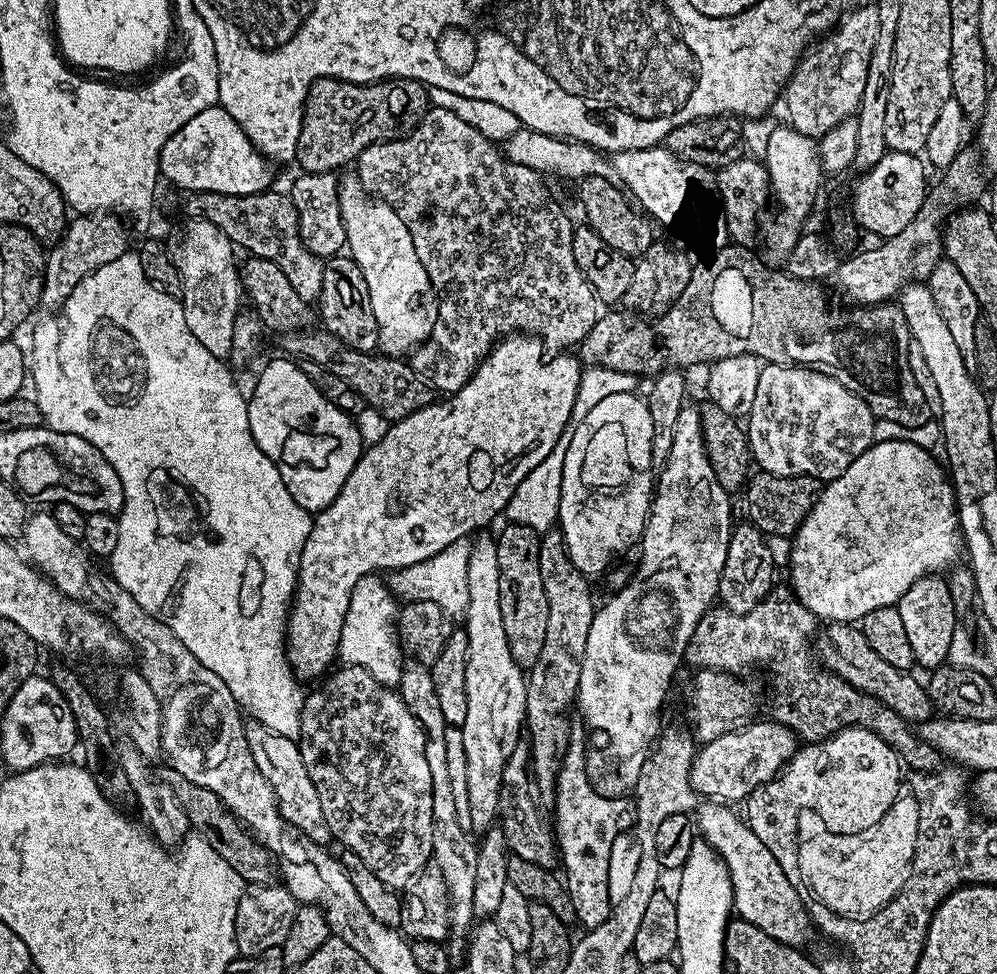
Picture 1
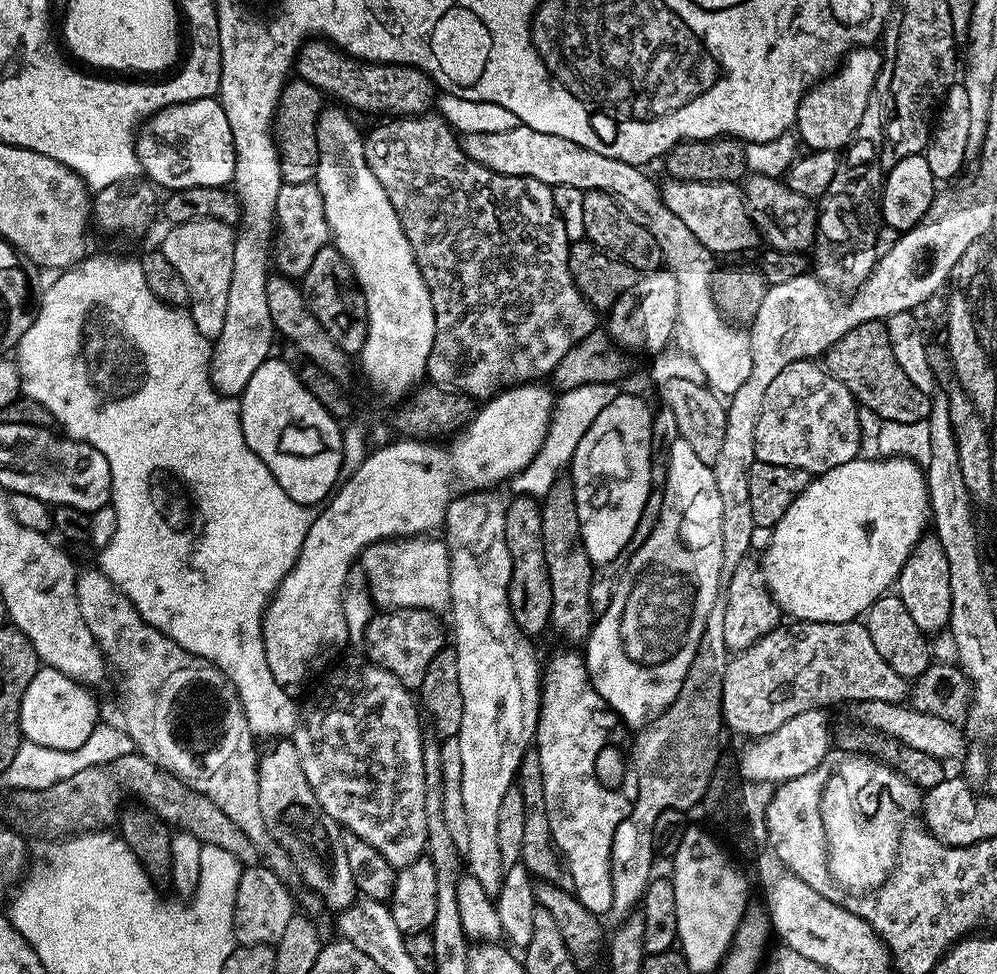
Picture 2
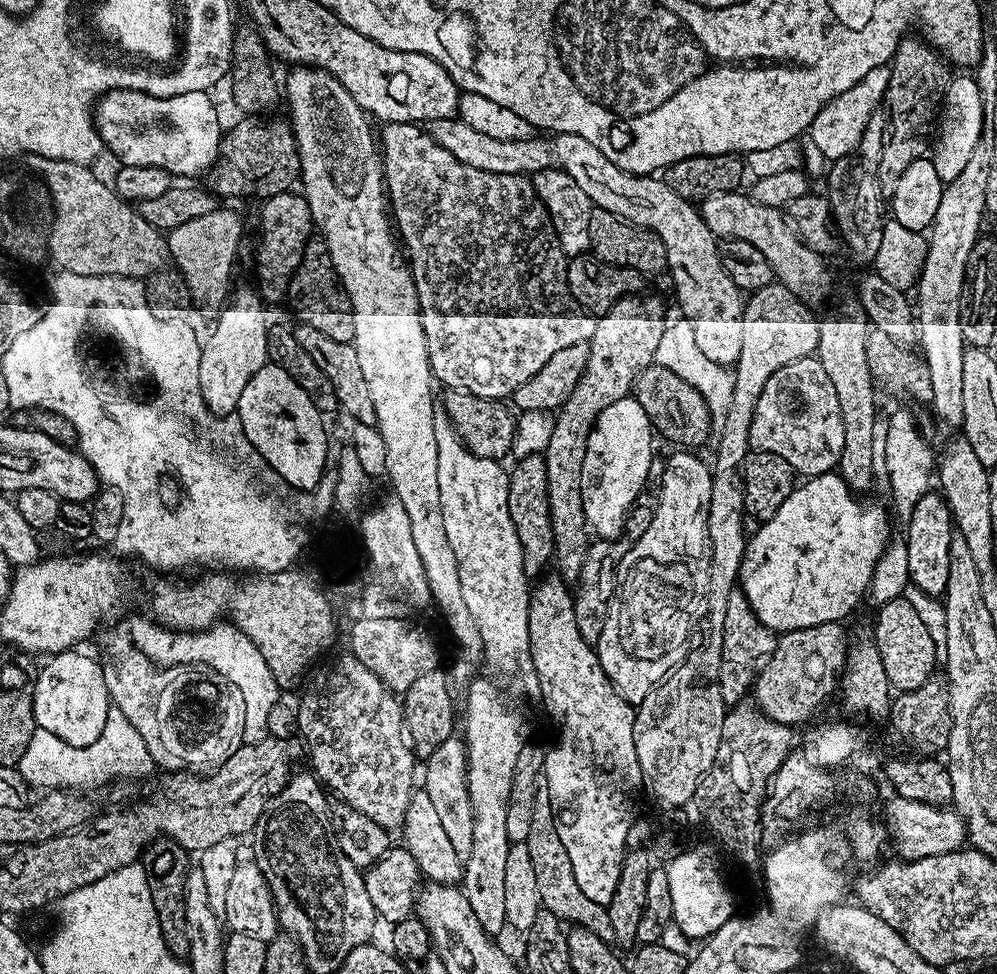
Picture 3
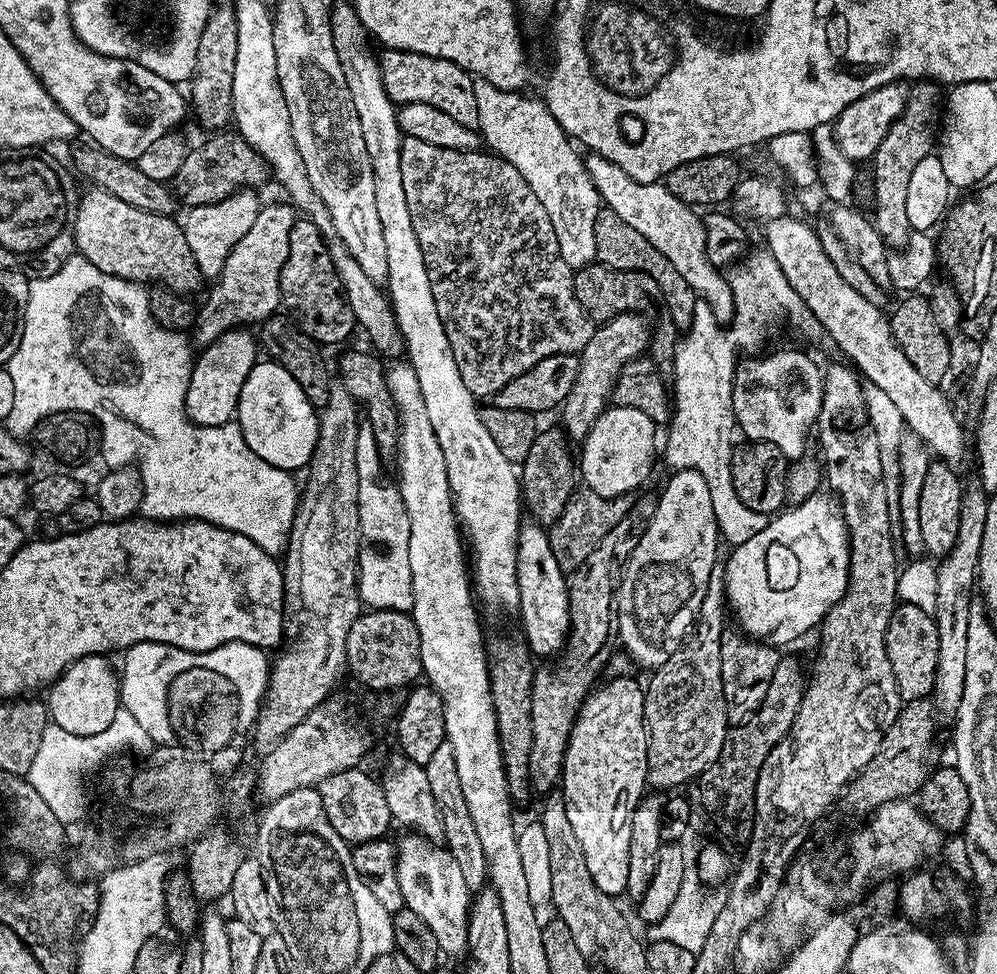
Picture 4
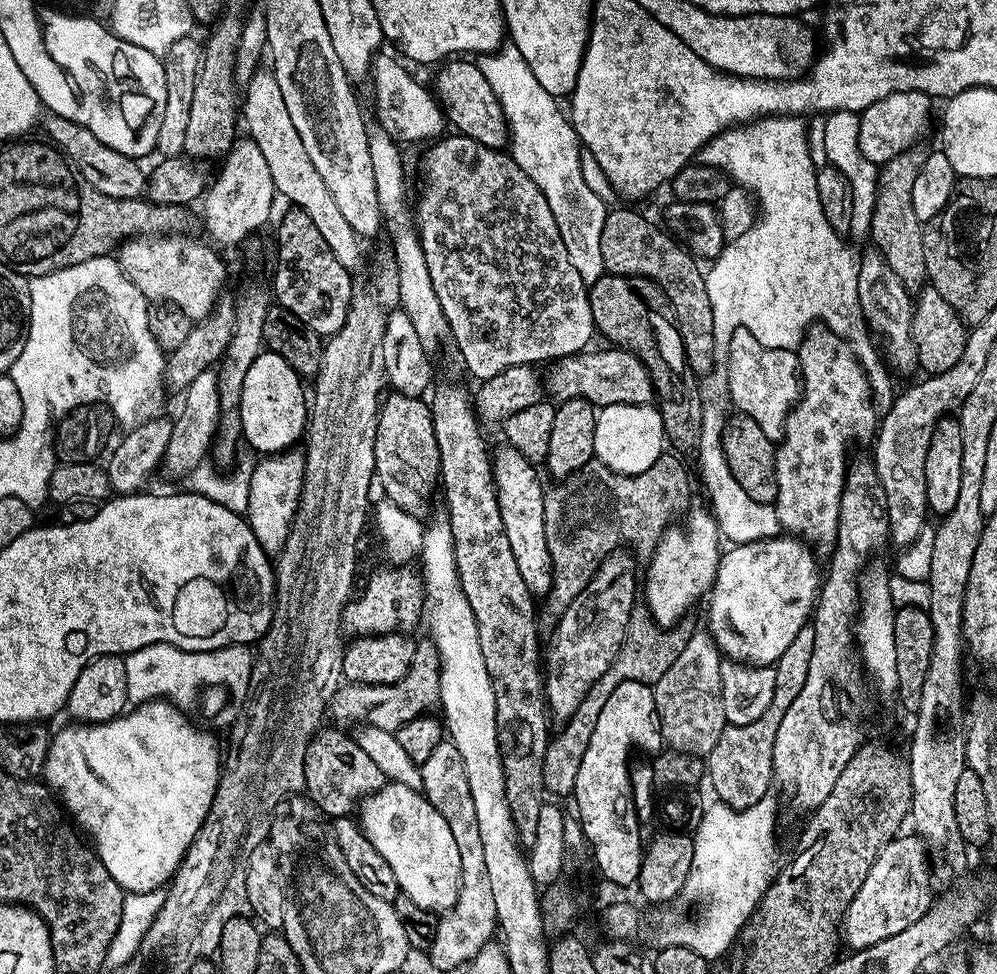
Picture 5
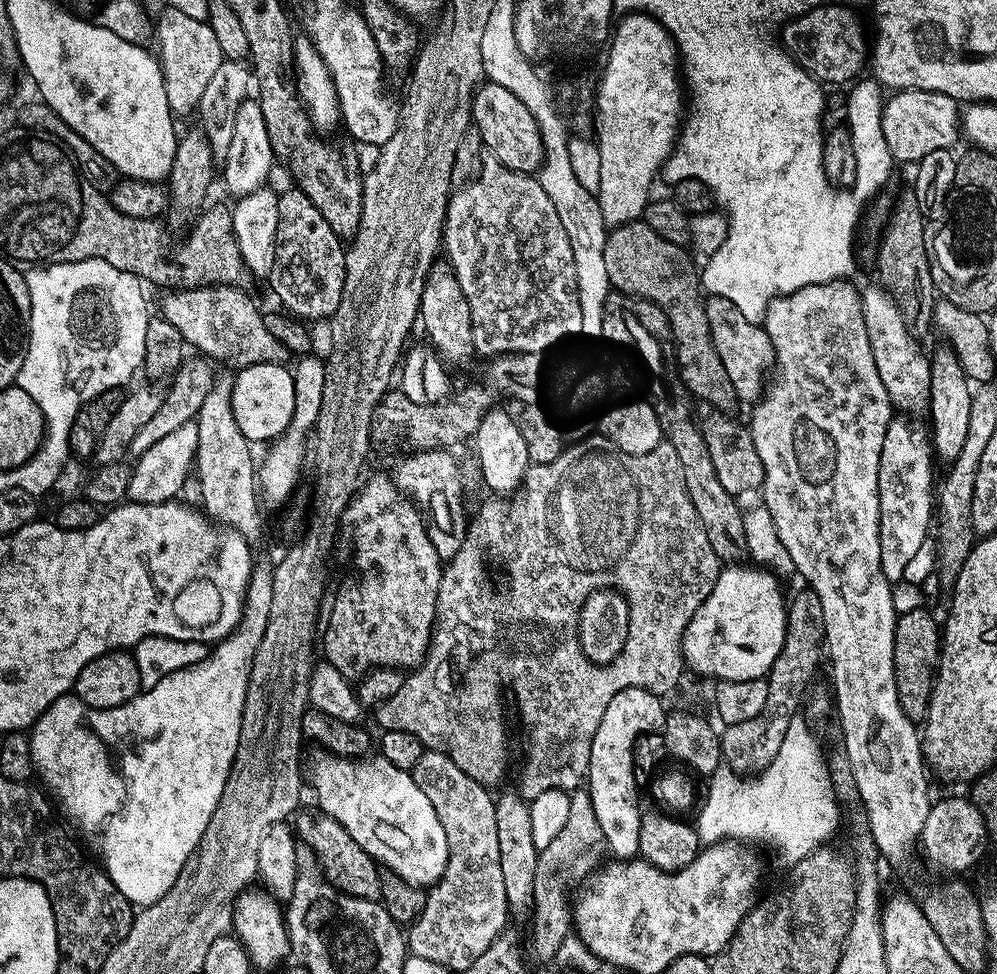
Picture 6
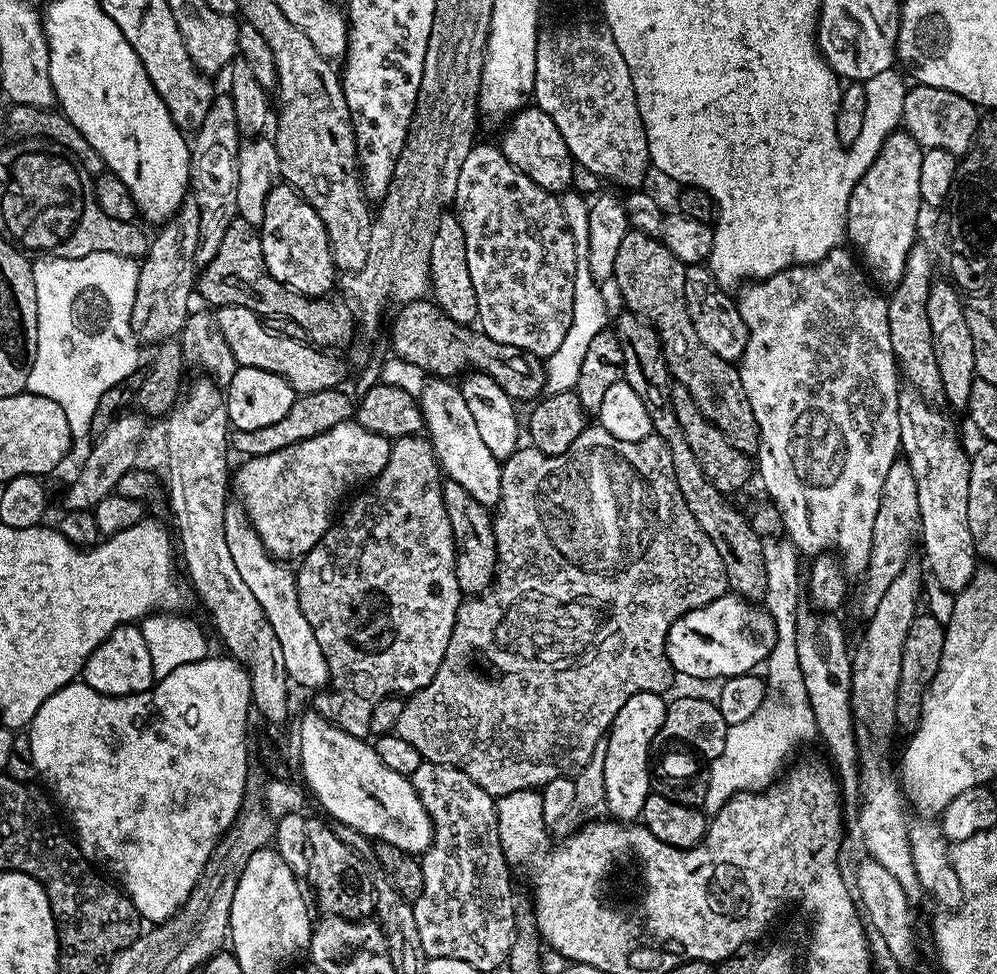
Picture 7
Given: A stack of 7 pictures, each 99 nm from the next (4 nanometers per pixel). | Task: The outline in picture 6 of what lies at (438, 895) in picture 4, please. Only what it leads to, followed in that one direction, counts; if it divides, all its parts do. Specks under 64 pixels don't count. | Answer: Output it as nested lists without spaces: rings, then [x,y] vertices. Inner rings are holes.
[[[379,754],[371,758],[320,755],[312,764],[312,788],[319,808],[330,814],[330,818],[342,822],[346,834],[350,834],[377,865],[411,884],[437,884],[448,862],[446,830],[442,830],[430,798],[422,794],[412,773],[398,770],[398,766]]]

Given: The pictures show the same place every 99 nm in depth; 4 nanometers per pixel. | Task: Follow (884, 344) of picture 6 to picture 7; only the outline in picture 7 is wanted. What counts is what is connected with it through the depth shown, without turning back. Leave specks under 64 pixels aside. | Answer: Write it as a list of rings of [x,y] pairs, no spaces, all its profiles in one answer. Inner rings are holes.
[[[901,387],[898,394],[898,426],[900,427],[900,447],[903,459],[914,470],[914,482],[918,486],[918,510],[920,511],[919,539],[924,540],[924,556],[932,576],[949,594],[963,590],[970,583],[978,567],[978,557],[974,538],[970,534],[970,466],[969,453],[964,453],[960,436],[948,416],[943,416],[936,408],[931,408],[929,397],[923,396],[917,388]]]

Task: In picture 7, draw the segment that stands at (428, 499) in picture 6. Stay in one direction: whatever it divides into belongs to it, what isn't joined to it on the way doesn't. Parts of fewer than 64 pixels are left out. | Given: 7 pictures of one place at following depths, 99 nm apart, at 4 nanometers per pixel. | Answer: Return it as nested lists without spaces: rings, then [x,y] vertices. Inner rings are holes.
[[[460,484],[444,486],[444,504],[452,519],[452,537],[458,542],[456,549],[456,577],[461,593],[483,594],[491,589],[496,578],[496,536],[492,532],[493,517],[485,505],[479,504]]]

